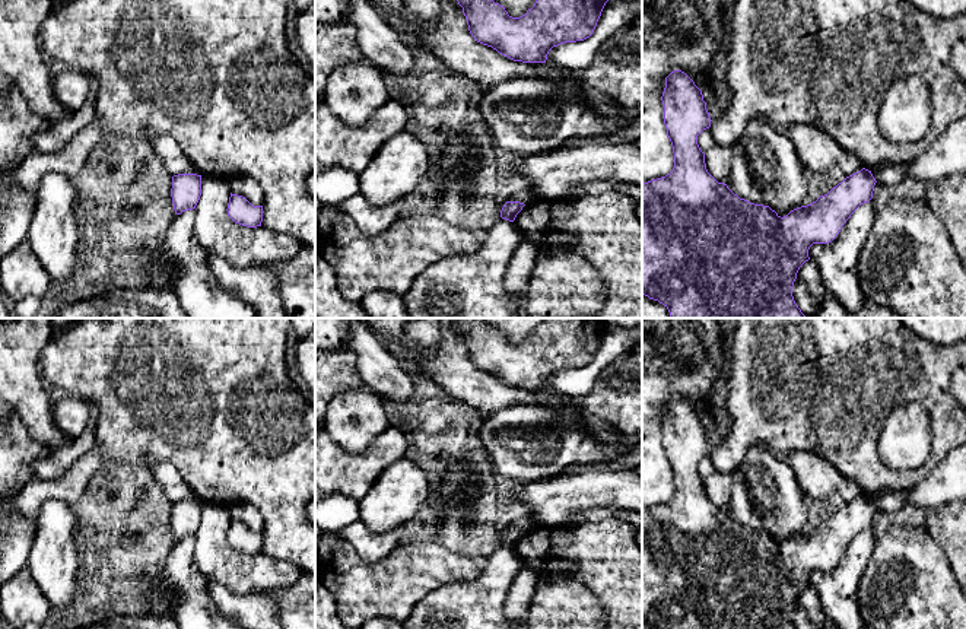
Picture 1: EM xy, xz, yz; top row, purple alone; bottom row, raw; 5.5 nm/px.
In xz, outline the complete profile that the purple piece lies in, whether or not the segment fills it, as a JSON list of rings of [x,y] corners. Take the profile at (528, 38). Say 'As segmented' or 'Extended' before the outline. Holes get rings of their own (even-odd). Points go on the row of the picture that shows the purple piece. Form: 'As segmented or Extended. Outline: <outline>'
As segmented. Outline: [[[457,0],[463,7],[471,36],[499,54],[522,63],[546,63],[553,47],[590,38],[608,0],[536,0],[519,18],[508,15],[493,0]]]

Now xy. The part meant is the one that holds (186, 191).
As segmented. Outline: [[[178,174],[172,177],[171,197],[177,215],[196,209],[201,196],[201,175]]]

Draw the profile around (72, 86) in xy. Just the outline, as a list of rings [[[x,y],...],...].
[[[64,69],[53,76],[55,98],[70,111],[77,111],[89,102],[90,79],[76,69]]]

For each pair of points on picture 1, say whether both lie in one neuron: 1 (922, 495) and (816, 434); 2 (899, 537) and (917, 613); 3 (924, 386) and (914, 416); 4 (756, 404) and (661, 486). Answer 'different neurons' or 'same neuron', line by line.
1: different neurons
2: same neuron
3: different neurons
4: different neurons

